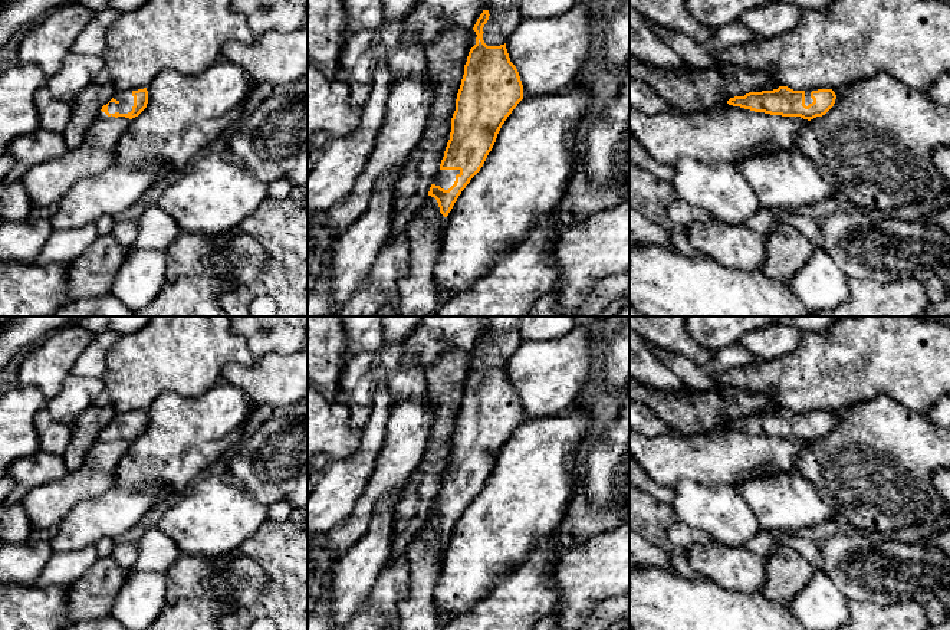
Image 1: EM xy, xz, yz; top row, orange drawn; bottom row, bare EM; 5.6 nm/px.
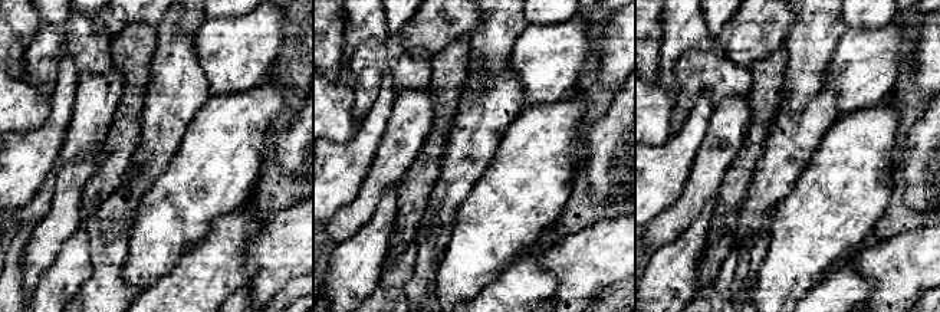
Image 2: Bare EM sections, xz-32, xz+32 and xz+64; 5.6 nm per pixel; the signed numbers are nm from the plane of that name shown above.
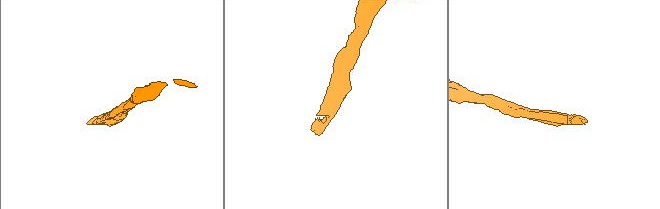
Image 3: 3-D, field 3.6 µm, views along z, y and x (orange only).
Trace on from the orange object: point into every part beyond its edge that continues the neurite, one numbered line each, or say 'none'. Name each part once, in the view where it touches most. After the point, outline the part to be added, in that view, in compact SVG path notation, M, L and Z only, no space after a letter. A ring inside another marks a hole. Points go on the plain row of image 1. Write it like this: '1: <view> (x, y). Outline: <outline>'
1: xy (125, 420). Outline: M139 410L135 411L126 411L126 413L116 413L114 417L114 421L116 421L118 424L109 424L108 427L108 434L109 436L128 436L132 433L134 429L134 419L132 414L138 413Z

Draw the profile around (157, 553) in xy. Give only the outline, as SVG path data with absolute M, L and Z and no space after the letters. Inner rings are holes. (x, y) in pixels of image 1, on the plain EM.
M157 526L148 529L138 541L137 571L154 571L165 574L180 557L177 544Z

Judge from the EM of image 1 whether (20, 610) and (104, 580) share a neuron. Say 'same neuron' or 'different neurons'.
same neuron

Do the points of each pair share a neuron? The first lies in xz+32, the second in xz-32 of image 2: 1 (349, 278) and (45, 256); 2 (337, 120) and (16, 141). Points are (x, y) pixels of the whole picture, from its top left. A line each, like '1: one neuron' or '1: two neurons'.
1: one neuron
2: two neurons

